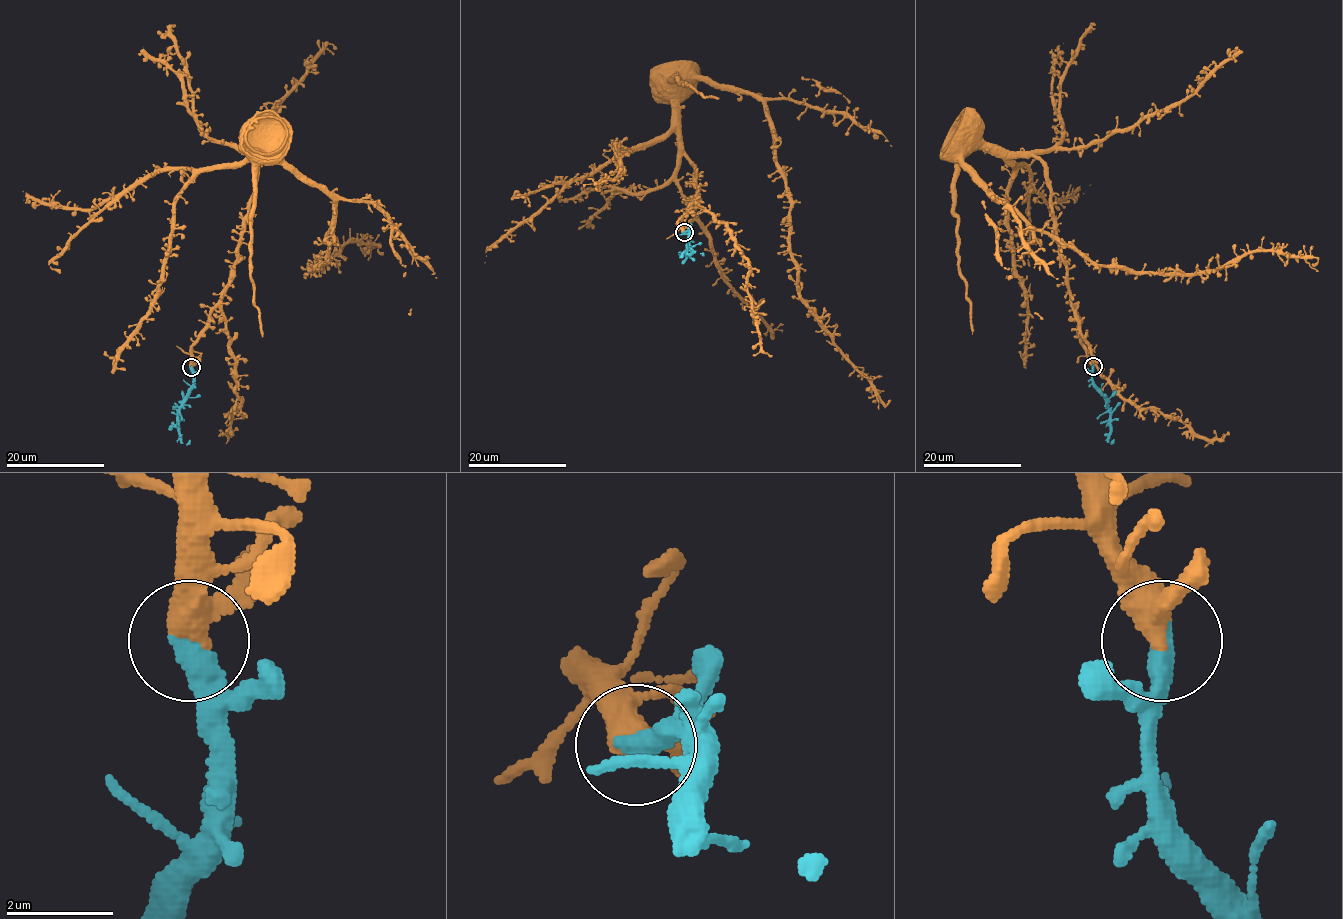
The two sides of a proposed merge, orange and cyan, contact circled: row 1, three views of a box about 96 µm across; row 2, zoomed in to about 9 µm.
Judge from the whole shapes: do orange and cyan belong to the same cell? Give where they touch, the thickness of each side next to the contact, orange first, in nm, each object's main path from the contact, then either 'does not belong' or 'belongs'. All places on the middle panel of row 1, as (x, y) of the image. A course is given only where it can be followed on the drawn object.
place (684, 232); calibres 400 and 480 nm; course orange (683, 233), (697, 187), (678, 96), (708, 79), (763, 103), (799, 299), (890, 400); course cyan (683, 233), (690, 232), (691, 241), (686, 251), (703, 256); belongs

